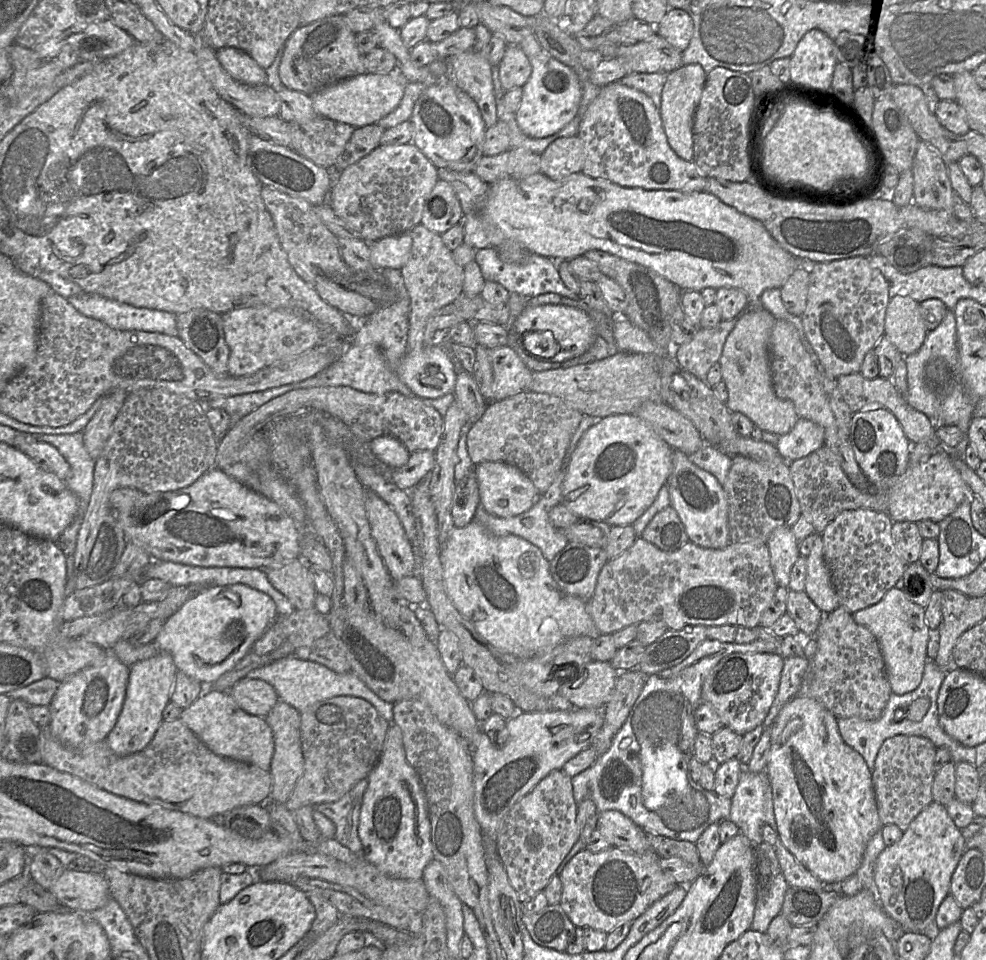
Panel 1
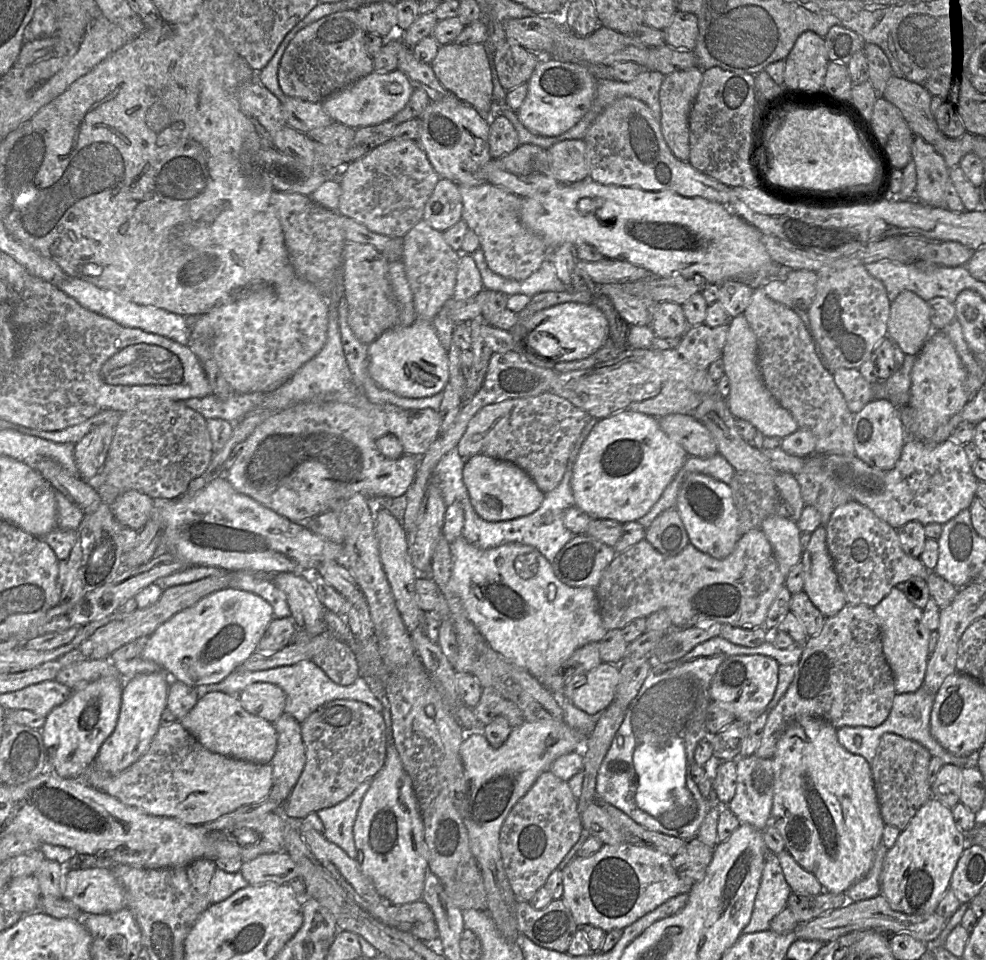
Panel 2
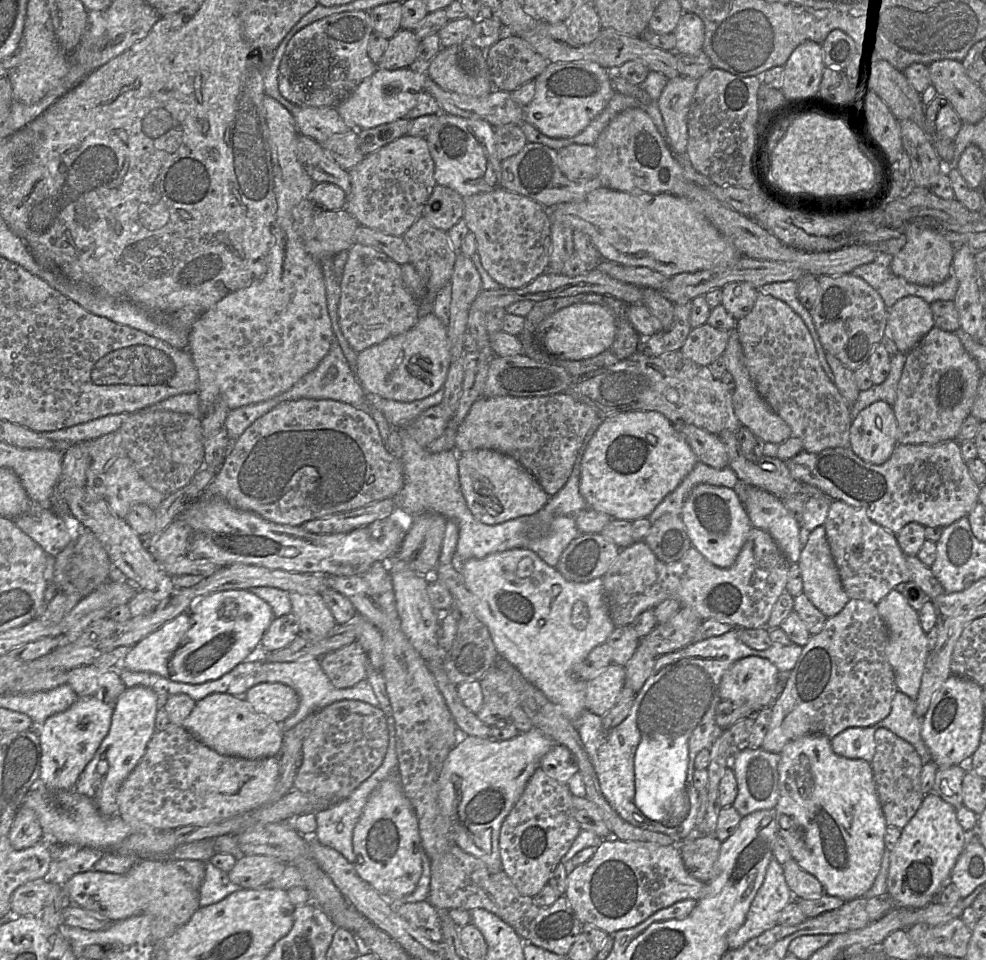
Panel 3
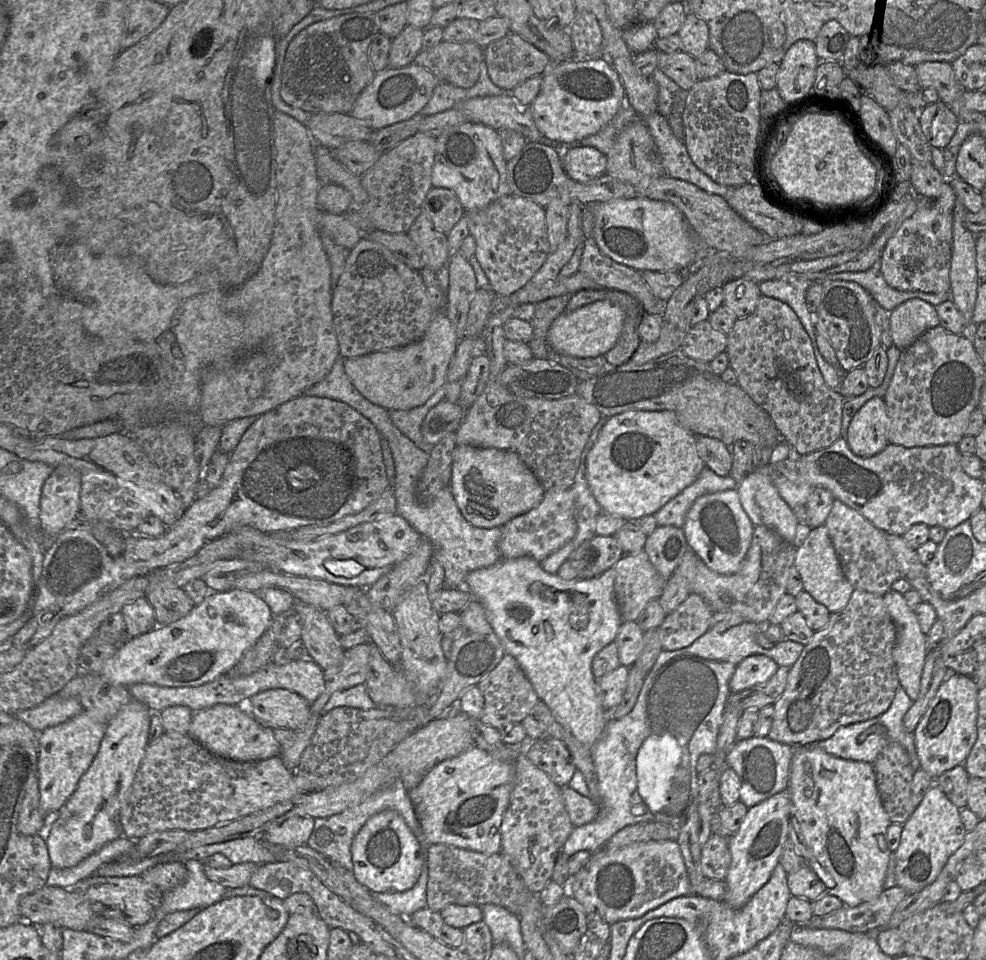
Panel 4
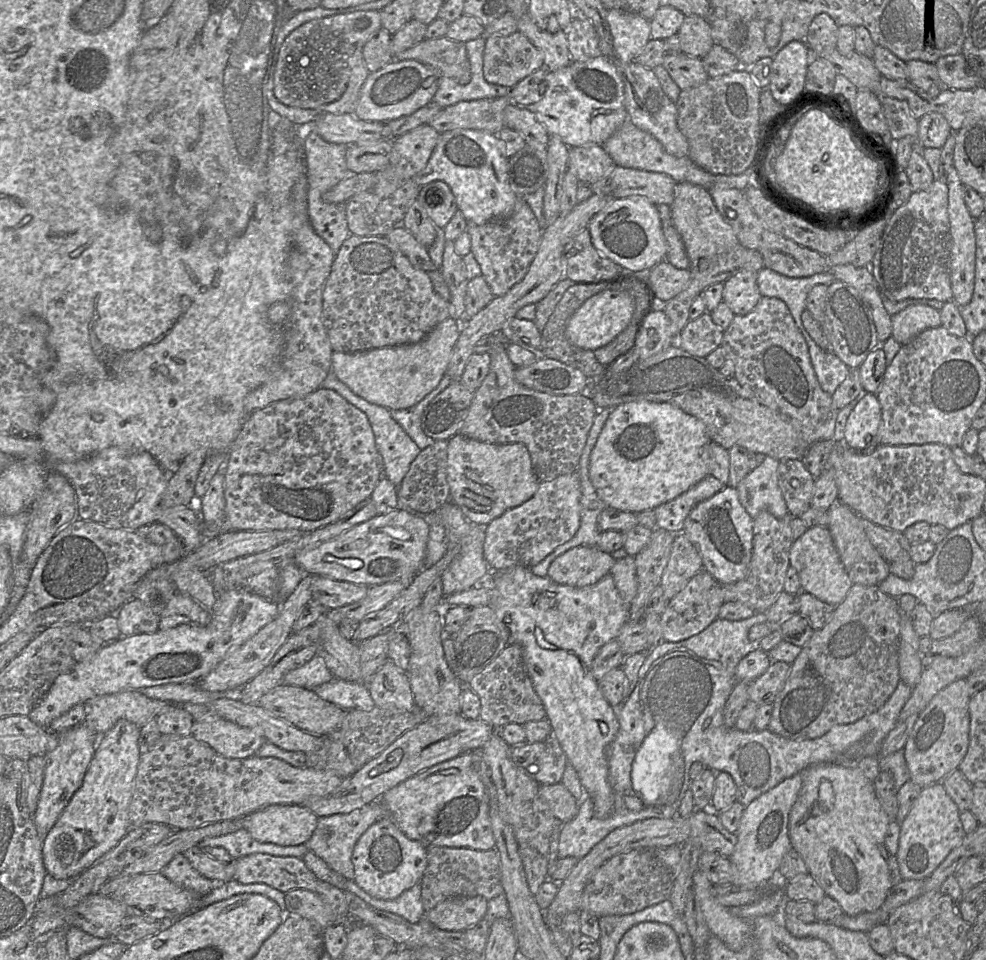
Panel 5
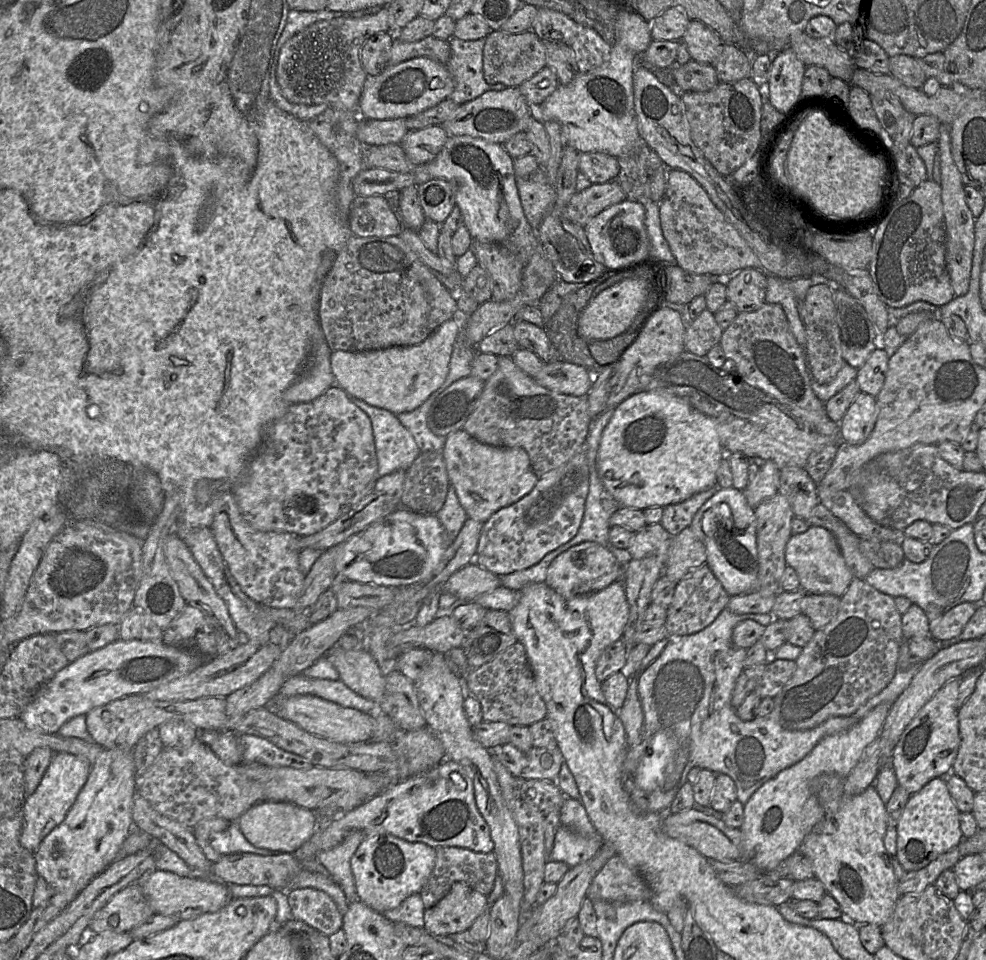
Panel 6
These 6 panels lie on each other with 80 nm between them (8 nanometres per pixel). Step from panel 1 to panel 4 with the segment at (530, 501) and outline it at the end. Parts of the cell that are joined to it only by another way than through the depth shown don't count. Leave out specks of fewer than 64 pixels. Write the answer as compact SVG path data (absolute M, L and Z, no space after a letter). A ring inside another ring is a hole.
M471 445L455 447L449 488L463 517L473 526L485 529L502 527L514 517L537 507L545 493L540 481L515 452Z

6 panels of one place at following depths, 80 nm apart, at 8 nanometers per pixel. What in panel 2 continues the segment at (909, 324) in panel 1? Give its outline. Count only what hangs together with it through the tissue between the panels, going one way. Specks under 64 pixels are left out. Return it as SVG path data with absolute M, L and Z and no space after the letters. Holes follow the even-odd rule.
M902 291L890 302L887 337L908 355L918 355L932 333L929 307L911 291Z

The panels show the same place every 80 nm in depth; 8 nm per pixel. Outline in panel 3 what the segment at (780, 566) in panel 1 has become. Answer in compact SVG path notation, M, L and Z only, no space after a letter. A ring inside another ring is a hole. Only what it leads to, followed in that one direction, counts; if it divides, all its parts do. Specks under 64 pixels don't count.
M751 487L743 505L752 526L768 532L789 562L797 563L801 553L799 541L801 526L782 501L766 490Z

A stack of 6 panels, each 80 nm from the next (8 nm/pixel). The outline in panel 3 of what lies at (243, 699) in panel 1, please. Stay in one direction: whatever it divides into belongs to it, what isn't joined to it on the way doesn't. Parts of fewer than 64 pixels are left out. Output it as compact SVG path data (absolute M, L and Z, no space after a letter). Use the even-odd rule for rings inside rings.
M278 682L257 684L242 697L256 713L278 724L292 716L299 706L299 696L295 690Z

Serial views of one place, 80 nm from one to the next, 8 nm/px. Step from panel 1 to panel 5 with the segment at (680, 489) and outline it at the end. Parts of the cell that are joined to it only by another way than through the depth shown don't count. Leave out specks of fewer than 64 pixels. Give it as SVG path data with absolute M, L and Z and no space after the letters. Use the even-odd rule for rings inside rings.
M726 486L711 498L698 503L684 523L684 534L698 548L704 569L720 584L732 584L748 574L753 549L754 519L739 500L738 490Z

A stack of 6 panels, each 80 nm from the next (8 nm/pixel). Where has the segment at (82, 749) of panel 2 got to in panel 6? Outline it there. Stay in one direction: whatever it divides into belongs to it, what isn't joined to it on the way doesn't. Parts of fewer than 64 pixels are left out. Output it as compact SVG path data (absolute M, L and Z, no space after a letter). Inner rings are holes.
M67 752L54 753L38 787L26 797L22 806L20 843L25 849L35 853L43 839L63 821L86 783L91 767L92 764L80 756Z

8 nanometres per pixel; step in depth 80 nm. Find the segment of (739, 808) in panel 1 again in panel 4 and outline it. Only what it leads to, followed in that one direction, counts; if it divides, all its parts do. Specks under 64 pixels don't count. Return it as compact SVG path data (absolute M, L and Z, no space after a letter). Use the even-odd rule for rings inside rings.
M753 736L737 740L726 756L726 764L741 779L740 801L751 808L771 796L788 789L790 765L796 747Z

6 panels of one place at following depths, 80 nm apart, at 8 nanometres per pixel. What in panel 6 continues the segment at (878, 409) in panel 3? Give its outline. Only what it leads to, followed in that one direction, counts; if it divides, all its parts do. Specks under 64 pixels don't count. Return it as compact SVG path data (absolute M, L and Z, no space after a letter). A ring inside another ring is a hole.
M860 391L840 421L841 440L851 445L864 443L874 429L877 416L875 397Z

